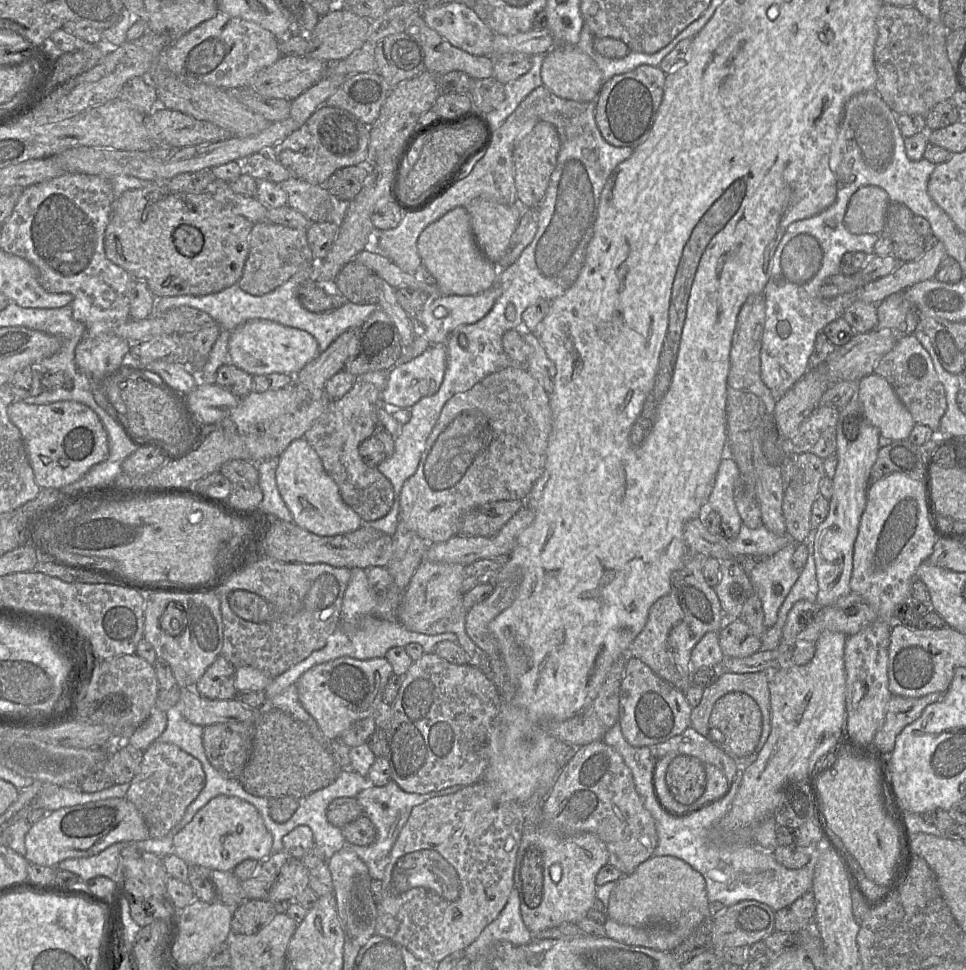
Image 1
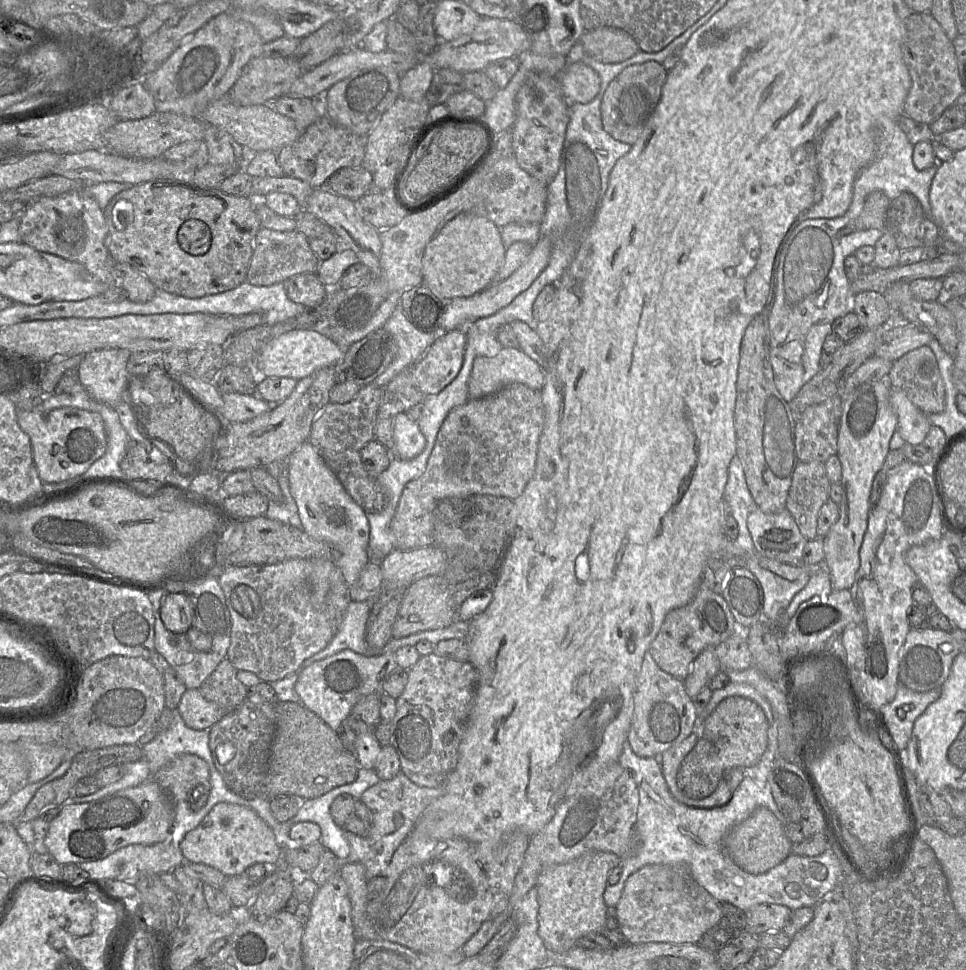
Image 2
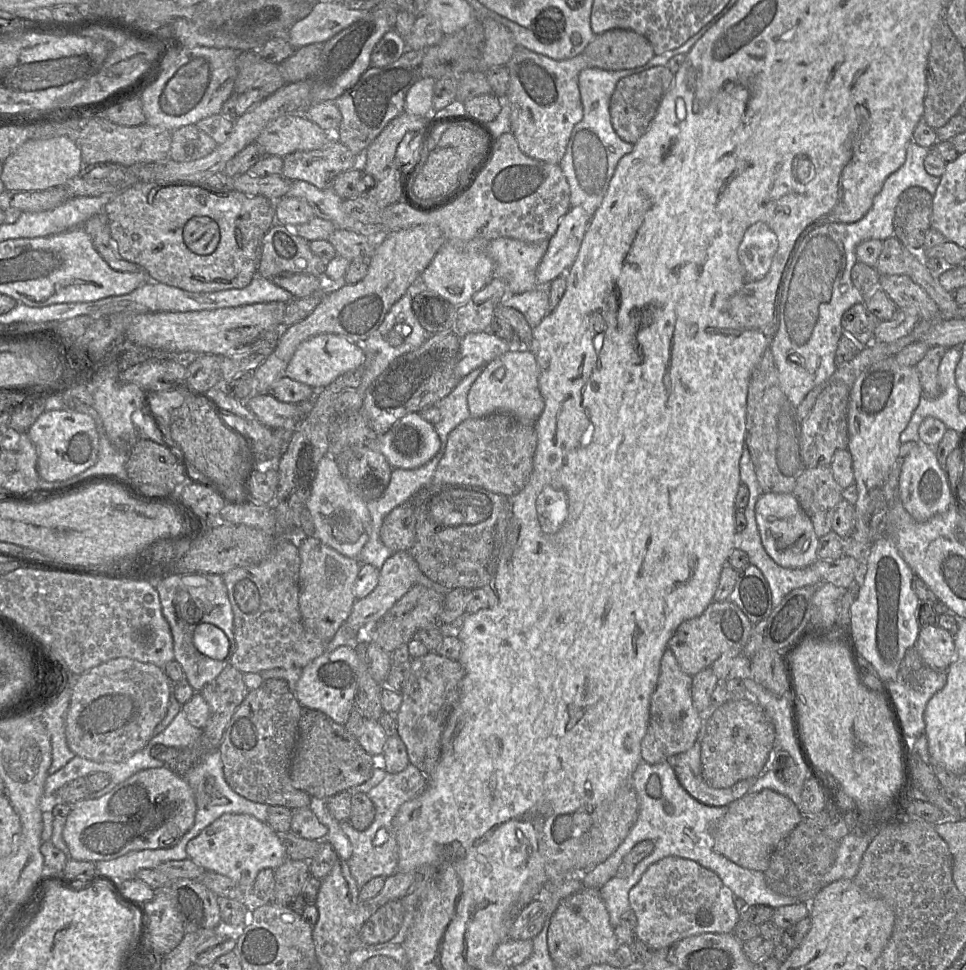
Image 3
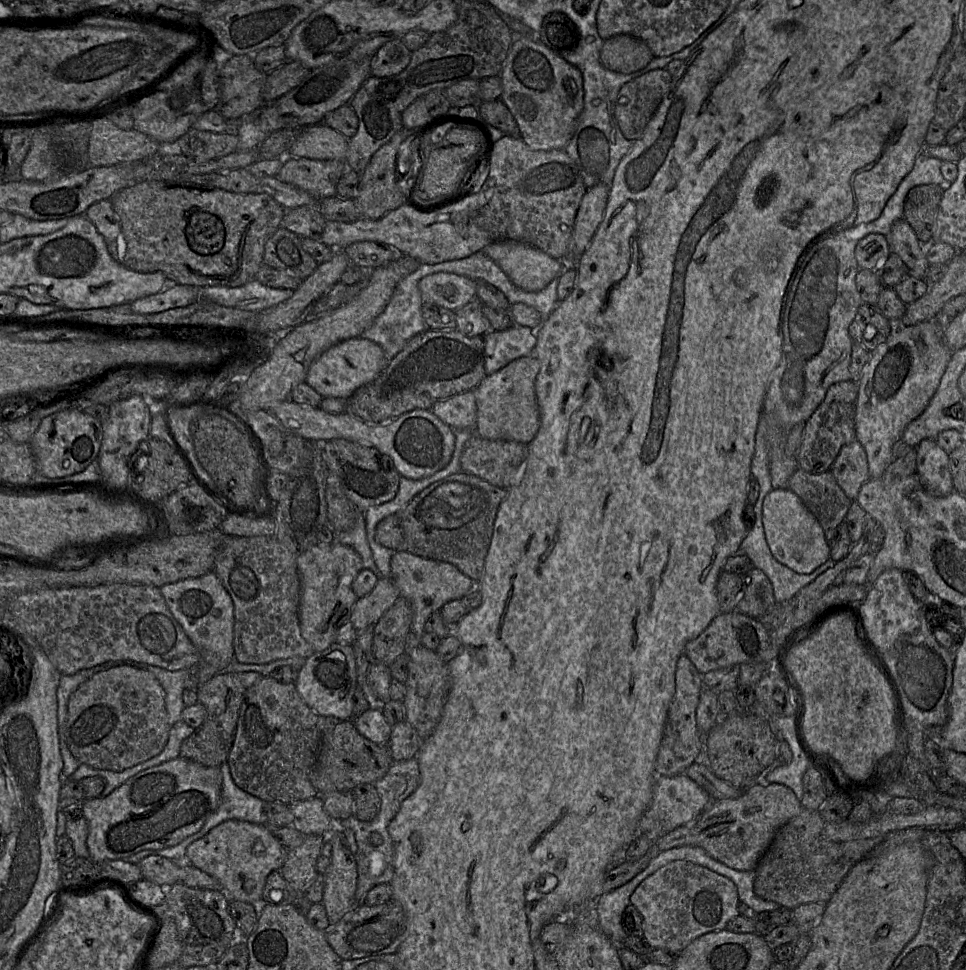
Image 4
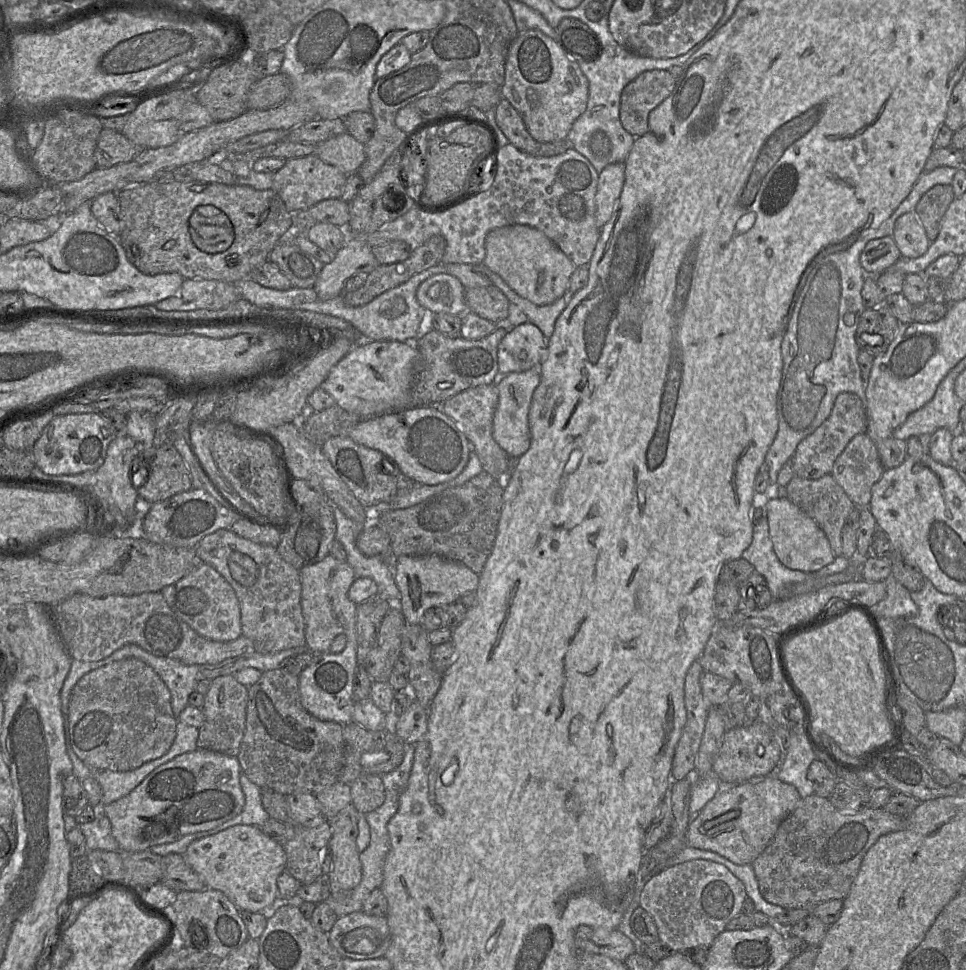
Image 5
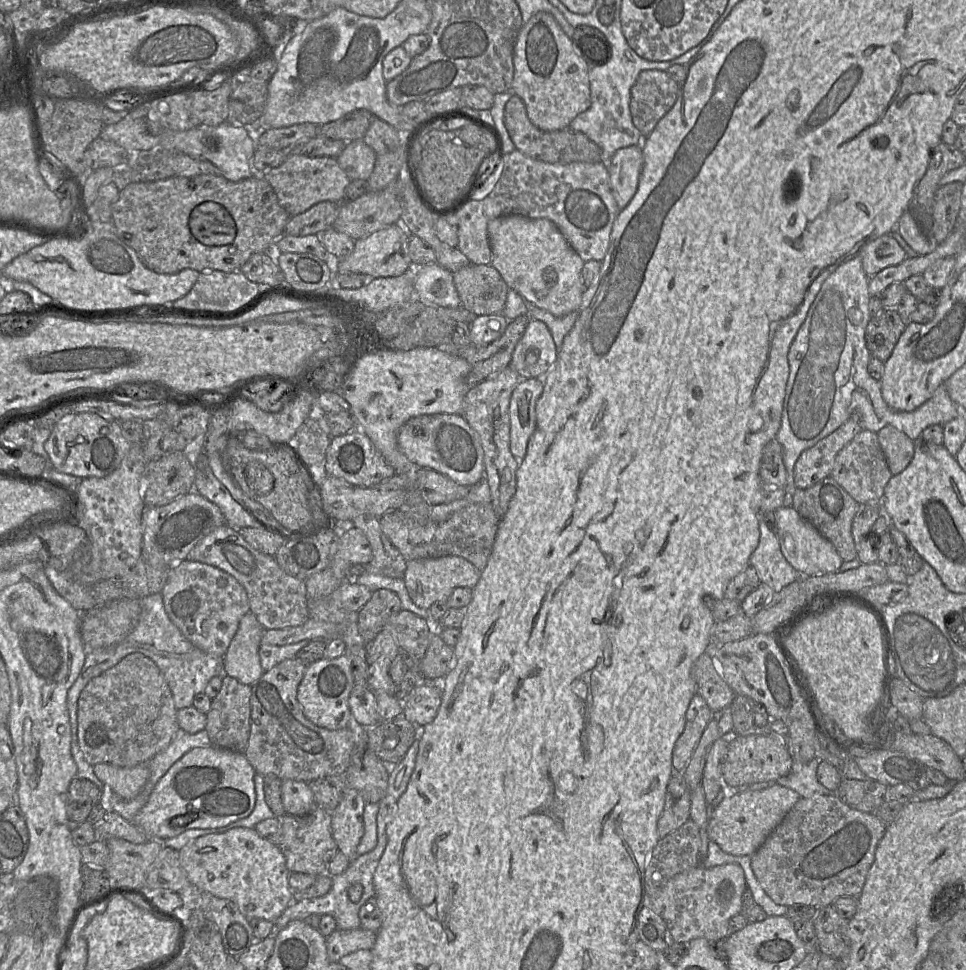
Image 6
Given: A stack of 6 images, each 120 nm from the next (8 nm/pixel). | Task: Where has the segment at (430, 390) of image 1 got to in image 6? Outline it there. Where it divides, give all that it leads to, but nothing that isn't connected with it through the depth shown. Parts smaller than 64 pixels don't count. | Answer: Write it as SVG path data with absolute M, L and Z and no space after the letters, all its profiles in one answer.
M530 319L523 336L515 346L509 367L522 379L543 380L556 359L557 349L548 327L540 320Z

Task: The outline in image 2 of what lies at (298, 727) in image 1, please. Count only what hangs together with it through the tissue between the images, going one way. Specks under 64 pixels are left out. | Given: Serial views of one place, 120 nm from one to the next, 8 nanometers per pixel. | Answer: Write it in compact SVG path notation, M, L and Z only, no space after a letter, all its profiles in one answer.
M300 702L274 703L276 728L266 777L268 797L320 797L335 787L352 783L360 769L354 751L346 750L336 731Z

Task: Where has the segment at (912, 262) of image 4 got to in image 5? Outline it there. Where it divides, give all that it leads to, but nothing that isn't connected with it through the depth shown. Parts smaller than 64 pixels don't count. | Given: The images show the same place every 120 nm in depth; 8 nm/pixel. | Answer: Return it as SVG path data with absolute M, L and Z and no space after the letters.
M915 211L904 213L896 220L892 237L904 258L922 256L931 243Z

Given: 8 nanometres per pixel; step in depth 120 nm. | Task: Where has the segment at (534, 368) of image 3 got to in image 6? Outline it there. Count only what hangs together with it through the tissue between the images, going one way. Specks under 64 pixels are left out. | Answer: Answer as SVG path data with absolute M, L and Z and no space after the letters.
M540 378L521 379L514 388L509 404L510 450L522 461L531 435L536 428L536 402L543 391Z

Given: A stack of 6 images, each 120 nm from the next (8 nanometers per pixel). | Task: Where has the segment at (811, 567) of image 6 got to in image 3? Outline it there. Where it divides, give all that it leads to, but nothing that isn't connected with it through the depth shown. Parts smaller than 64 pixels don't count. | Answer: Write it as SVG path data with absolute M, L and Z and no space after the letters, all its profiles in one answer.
M763 493L755 506L762 545L776 564L787 569L805 568L817 560L819 538L811 519L792 493Z

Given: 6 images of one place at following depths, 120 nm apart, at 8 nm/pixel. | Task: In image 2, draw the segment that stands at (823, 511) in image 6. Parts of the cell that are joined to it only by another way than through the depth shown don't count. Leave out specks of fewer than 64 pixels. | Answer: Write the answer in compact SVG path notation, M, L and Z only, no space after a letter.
M799 462L796 466L785 509L791 513L807 540L814 540L818 536L818 515L829 499L830 486L823 462Z

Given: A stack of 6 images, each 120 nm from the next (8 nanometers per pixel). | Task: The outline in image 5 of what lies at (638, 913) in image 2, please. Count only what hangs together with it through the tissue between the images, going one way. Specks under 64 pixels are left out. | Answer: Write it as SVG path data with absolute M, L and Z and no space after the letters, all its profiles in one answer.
M695 859L668 867L649 879L640 892L639 907L647 911L654 919L659 942L672 951L683 952L696 948L708 948L725 930L726 924L742 912L746 897L743 883L724 865Z

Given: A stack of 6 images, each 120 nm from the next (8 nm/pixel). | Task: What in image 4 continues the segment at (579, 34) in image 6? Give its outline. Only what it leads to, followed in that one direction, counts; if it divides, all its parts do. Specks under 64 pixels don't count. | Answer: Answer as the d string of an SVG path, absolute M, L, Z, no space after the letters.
M552 12L543 19L538 40L556 53L573 49L579 40L579 30L563 12Z

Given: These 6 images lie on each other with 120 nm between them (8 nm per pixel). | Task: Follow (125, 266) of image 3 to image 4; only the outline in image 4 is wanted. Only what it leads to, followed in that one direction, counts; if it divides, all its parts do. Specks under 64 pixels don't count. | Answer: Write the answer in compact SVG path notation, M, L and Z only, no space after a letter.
M104 199L92 204L85 216L94 224L103 236L108 252L117 262L123 264L124 245L119 217L113 210L110 199Z

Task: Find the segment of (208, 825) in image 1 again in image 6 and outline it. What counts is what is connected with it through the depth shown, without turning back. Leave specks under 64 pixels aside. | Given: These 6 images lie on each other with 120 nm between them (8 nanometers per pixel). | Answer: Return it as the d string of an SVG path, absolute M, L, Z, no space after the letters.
M232 828L225 833L201 836L178 852L181 867L195 891L234 902L248 921L253 918L275 921L293 902L293 891L288 882L291 872L286 867L283 853L276 844L259 836L254 828Z

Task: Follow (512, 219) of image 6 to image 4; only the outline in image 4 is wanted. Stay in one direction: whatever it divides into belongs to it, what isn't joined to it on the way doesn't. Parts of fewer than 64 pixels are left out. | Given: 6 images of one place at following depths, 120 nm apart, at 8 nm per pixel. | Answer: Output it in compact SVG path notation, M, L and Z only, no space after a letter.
M496 241L485 246L482 251L503 270L515 286L527 292L544 289L564 271L561 261L522 242Z

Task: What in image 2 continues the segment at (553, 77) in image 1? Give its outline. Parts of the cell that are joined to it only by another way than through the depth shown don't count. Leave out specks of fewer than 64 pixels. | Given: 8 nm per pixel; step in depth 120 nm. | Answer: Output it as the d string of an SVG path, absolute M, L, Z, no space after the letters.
M581 62L568 63L556 78L564 97L570 103L588 103L600 90L599 74Z

